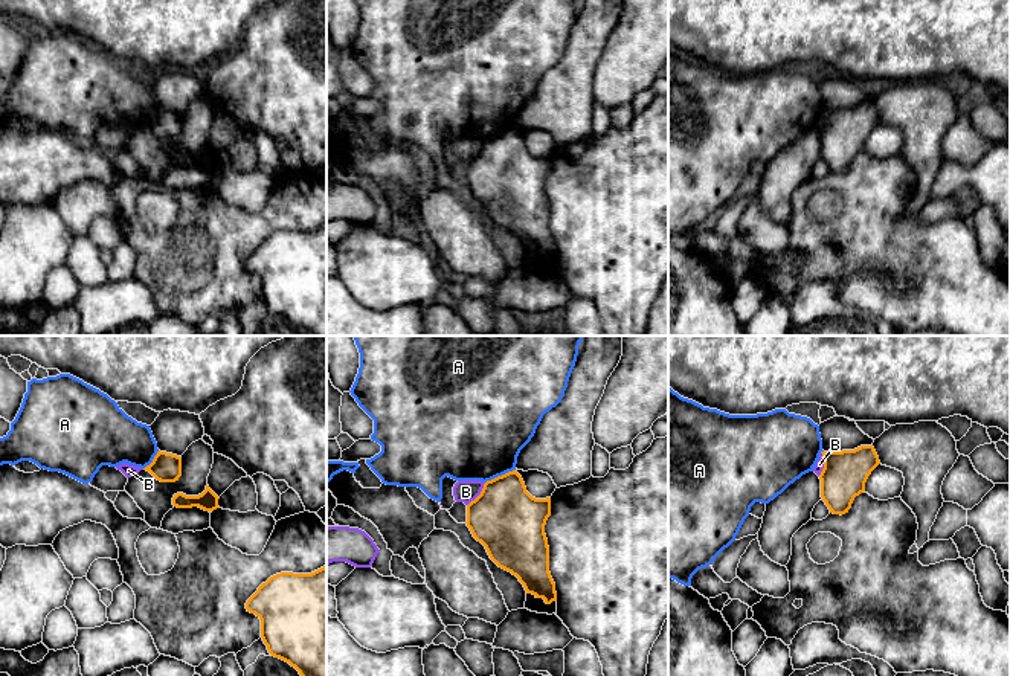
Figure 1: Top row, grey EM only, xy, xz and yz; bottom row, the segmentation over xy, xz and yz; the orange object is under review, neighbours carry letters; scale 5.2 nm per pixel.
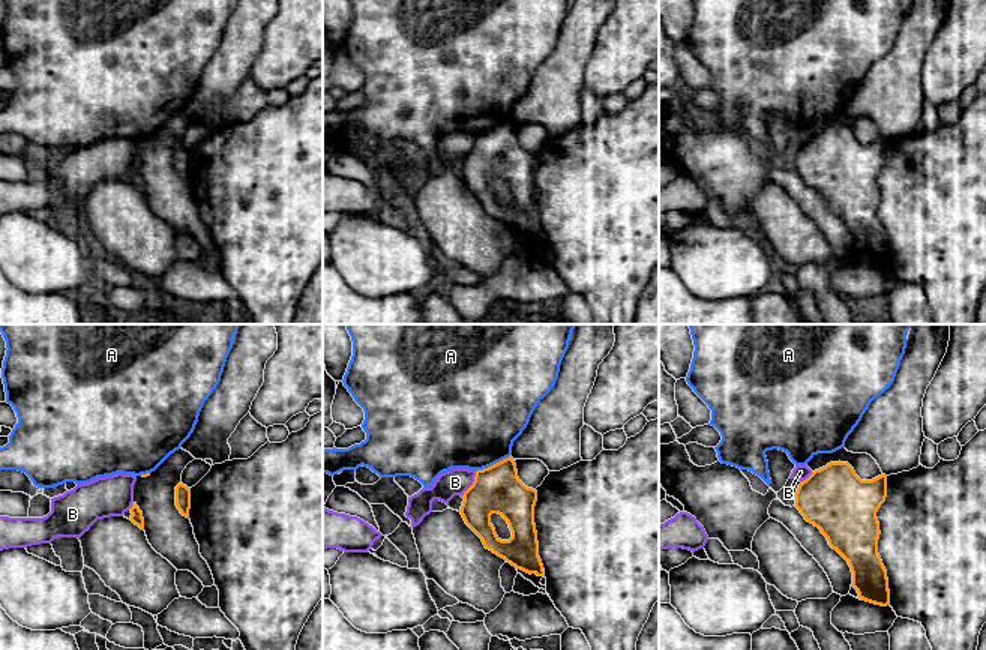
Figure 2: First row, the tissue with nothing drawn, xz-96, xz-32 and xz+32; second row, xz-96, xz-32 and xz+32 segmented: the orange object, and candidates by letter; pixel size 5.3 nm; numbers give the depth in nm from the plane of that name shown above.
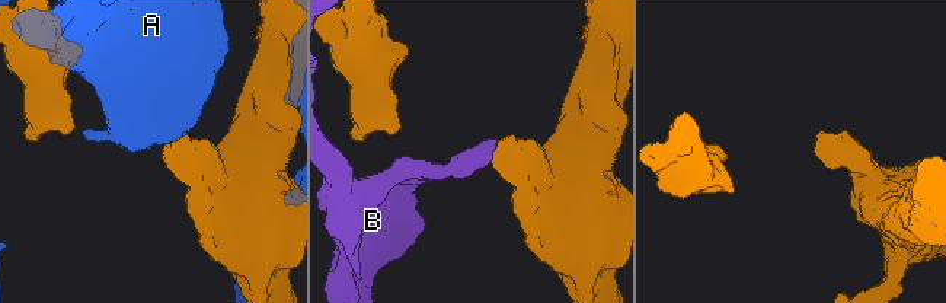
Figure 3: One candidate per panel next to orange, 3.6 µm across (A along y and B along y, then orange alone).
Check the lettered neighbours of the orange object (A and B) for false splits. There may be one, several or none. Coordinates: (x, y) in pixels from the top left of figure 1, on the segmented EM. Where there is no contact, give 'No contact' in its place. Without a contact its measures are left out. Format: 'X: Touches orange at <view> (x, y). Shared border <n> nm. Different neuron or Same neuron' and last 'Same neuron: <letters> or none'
A: Touches orange at xz (499, 476). Shared border 180 nm. Different neuron
B: Touches orange at xz (479, 495). Shared border 160 nm. Different neuron
Same neuron: none

